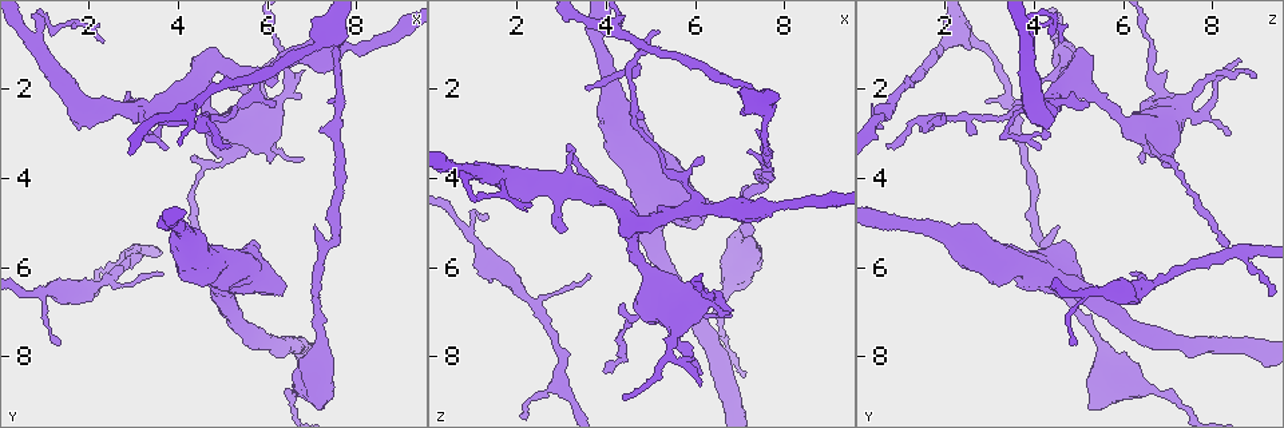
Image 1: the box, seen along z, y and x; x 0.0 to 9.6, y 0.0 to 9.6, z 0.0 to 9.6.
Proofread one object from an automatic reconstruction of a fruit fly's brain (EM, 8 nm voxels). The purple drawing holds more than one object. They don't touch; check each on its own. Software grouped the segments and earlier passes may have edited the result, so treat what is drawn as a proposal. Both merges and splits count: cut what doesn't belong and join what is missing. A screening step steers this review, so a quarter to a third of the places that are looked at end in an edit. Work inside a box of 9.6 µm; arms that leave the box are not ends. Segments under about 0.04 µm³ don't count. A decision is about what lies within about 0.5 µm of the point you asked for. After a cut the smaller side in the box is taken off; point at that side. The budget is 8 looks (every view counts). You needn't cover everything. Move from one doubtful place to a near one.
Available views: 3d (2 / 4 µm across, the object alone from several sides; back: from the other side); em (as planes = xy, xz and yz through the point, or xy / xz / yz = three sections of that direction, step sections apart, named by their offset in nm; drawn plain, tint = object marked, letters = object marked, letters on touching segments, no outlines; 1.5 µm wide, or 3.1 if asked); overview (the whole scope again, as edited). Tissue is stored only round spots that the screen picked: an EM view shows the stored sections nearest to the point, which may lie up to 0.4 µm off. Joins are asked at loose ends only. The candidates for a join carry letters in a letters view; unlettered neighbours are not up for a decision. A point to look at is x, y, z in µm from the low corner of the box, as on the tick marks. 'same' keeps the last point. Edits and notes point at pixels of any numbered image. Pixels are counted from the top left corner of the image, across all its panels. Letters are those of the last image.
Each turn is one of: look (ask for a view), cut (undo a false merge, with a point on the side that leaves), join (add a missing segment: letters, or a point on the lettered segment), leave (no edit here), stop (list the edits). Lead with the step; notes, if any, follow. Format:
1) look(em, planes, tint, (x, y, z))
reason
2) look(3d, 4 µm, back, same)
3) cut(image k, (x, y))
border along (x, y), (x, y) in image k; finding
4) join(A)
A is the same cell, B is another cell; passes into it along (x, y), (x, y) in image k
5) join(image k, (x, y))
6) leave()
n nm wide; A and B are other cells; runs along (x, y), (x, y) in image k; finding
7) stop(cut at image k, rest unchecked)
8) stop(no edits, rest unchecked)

look(em, planes, tint, (5.95, 2.00, 8.05))
touches itself

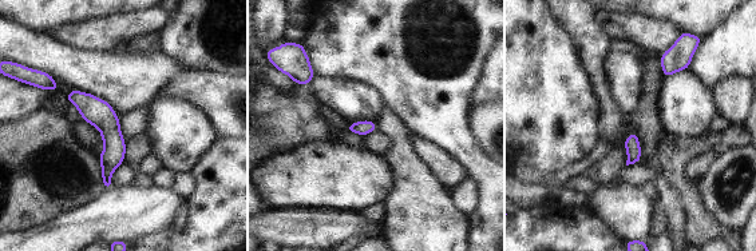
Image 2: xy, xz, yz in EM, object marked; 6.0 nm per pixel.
look(em, planes, letters, same)
see the neighbours

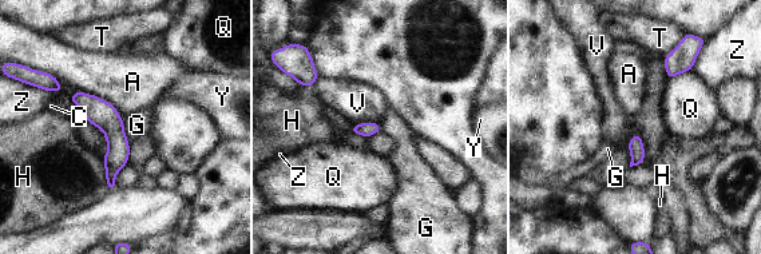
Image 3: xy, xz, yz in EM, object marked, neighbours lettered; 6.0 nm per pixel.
leave()
A, C, G, H, Q, T, V, Y and Z are other cells; border along (122, 120), (129, 142) in image 3; all the same neuron

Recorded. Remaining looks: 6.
look(em, xz, step 8, tint, (4.55, 6.10, 4.30))
stops while still wide

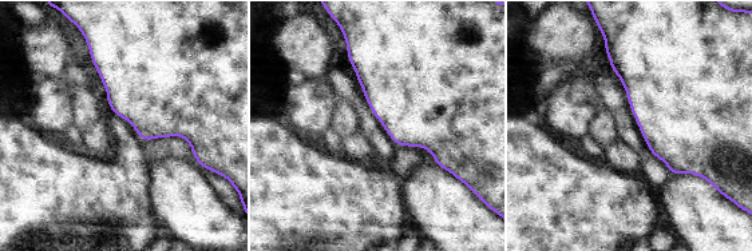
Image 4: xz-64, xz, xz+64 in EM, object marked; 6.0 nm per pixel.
look(em, xz, step 8, letters, same)

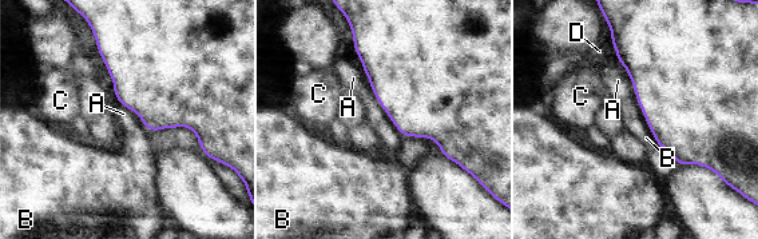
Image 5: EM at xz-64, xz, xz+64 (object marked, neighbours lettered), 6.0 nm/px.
leave()
A, B, C and D are other cells; border along (626, 70), (637, 103), (650, 130) in image 5; none of them fits

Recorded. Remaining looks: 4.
look(3d, 2 µm, (3.90, 5.55, 8.35))
free end

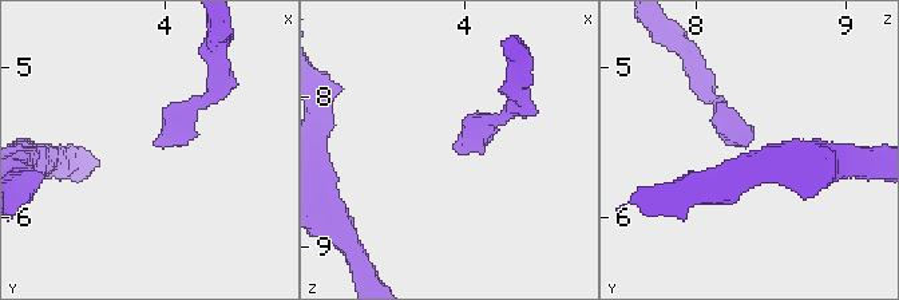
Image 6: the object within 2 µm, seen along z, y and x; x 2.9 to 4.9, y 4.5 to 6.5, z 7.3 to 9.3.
look(em, planes, letters, (3.92, 5.50, 8.32))
now the EM

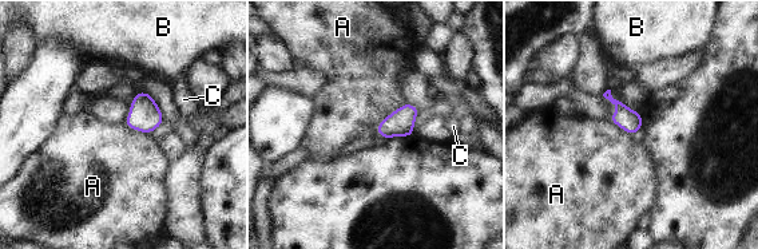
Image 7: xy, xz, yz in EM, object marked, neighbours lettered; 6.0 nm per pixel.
leave()
140 nm wide; A, B and C are other cells; border along (407, 102), (391, 111), (377, 125) in image 7; no lettered segment goes on from it

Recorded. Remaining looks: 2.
stop(no edits, rest unchecked)

